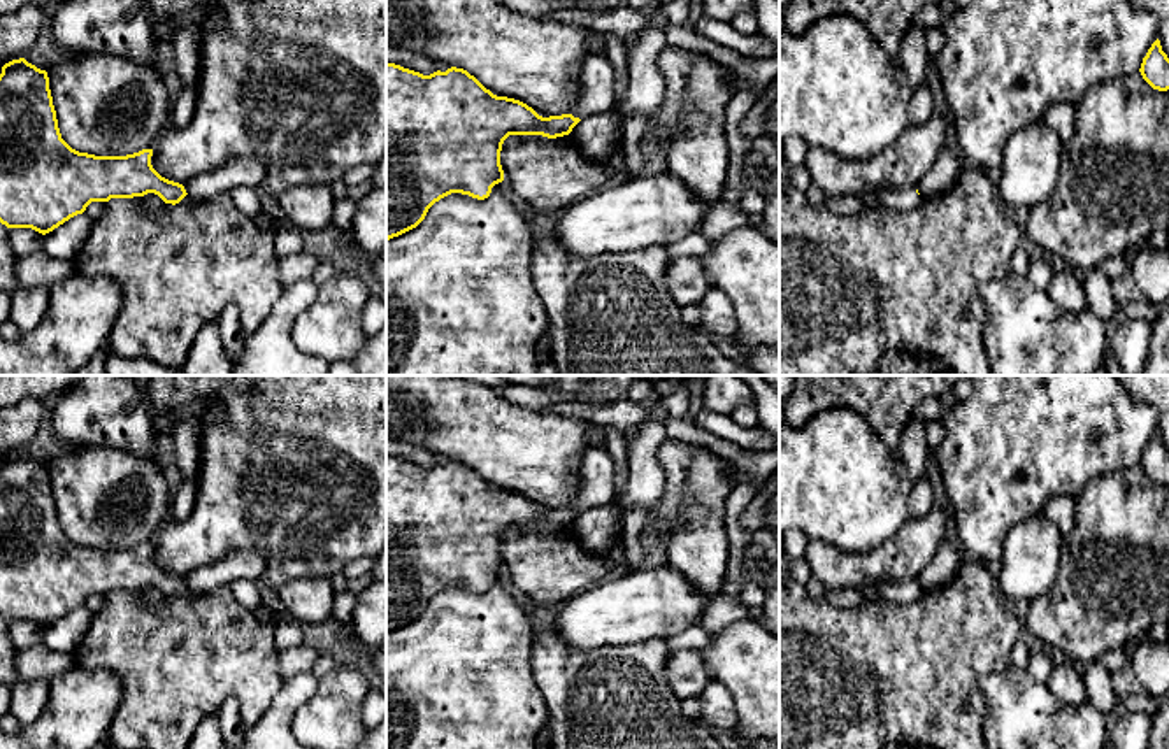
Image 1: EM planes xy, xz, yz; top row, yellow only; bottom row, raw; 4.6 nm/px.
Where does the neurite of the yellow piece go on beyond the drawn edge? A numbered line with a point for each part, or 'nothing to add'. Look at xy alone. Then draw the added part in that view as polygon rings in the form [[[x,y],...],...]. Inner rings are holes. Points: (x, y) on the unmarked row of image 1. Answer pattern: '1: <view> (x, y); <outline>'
nothing to add

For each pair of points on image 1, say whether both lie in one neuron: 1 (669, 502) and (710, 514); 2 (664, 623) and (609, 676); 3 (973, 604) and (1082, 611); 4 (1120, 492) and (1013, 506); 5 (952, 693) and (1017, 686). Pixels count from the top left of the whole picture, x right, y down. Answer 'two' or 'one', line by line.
1: two
2: two
3: two
4: two
5: two

